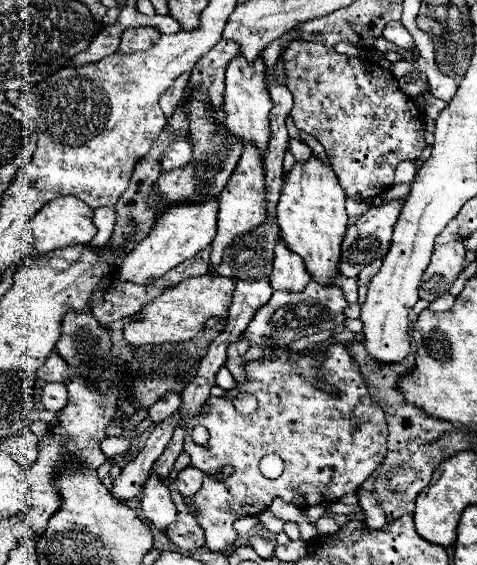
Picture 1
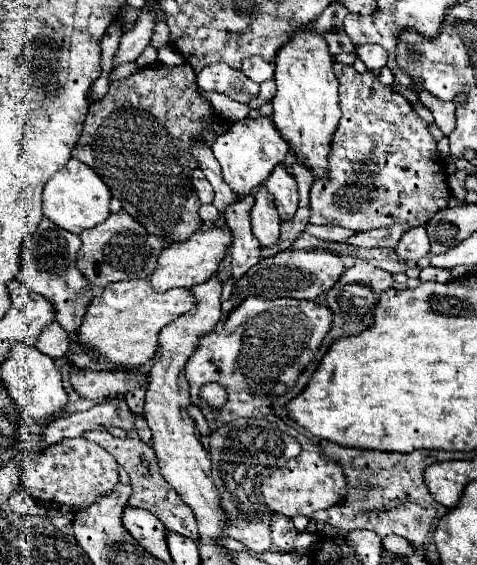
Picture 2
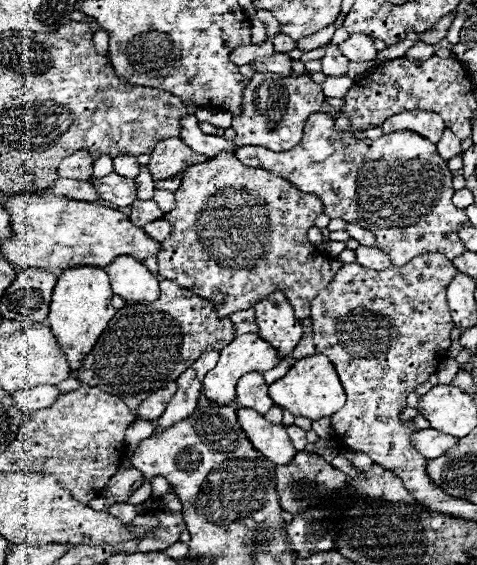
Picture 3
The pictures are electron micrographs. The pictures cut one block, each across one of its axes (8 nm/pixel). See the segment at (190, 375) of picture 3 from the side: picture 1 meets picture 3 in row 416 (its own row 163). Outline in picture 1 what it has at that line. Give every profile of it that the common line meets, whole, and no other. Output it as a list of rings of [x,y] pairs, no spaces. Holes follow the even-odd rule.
[[[174,138],[168,146],[168,150],[162,154],[160,158],[160,166],[164,170],[172,170],[172,168],[184,168],[190,162],[192,156],[192,148],[190,142],[184,138]]]

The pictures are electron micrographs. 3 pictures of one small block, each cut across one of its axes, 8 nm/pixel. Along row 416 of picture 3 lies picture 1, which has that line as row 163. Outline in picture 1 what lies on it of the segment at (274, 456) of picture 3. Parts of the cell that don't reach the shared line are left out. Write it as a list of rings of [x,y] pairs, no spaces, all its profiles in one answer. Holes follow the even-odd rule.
[[[252,144],[244,146],[244,154],[234,170],[234,174],[230,176],[226,188],[222,190],[222,194],[218,196],[218,234],[212,240],[212,254],[210,254],[210,262],[212,262],[212,270],[214,272],[214,264],[218,264],[218,260],[222,260],[222,252],[226,250],[226,244],[230,244],[230,240],[234,236],[242,236],[250,230],[254,230],[258,224],[262,224],[262,220],[266,220],[266,170],[264,170],[264,158],[260,156],[258,148],[254,148]]]

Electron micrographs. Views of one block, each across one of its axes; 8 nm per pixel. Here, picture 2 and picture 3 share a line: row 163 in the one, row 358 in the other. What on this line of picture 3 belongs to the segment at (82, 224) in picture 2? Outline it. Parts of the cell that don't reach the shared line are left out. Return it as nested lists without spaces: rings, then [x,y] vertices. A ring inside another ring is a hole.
[[[74,266],[74,268],[62,270],[62,274],[58,276],[52,302],[50,302],[50,316],[46,324],[52,328],[60,346],[64,348],[72,370],[78,368],[78,364],[82,362],[82,356],[90,352],[98,336],[104,332],[104,328],[116,314],[110,300],[112,300],[112,290],[110,290],[108,274],[104,268]]]

